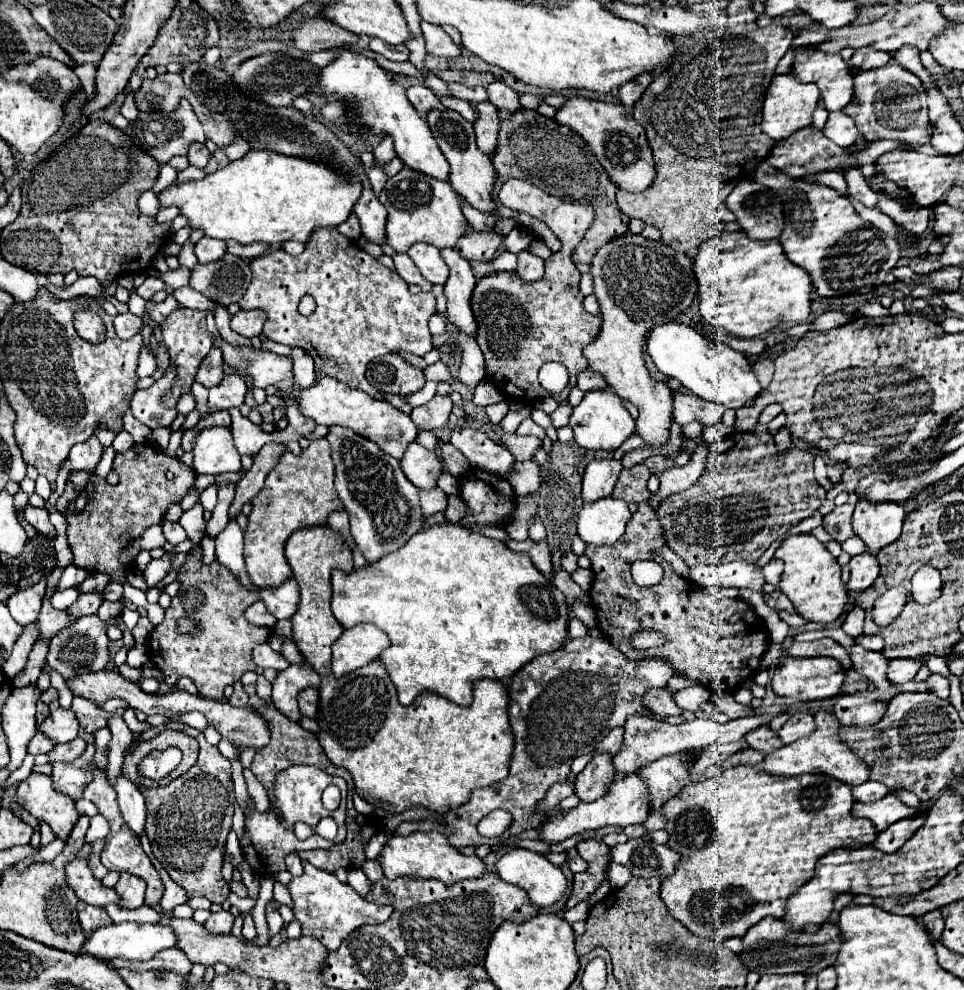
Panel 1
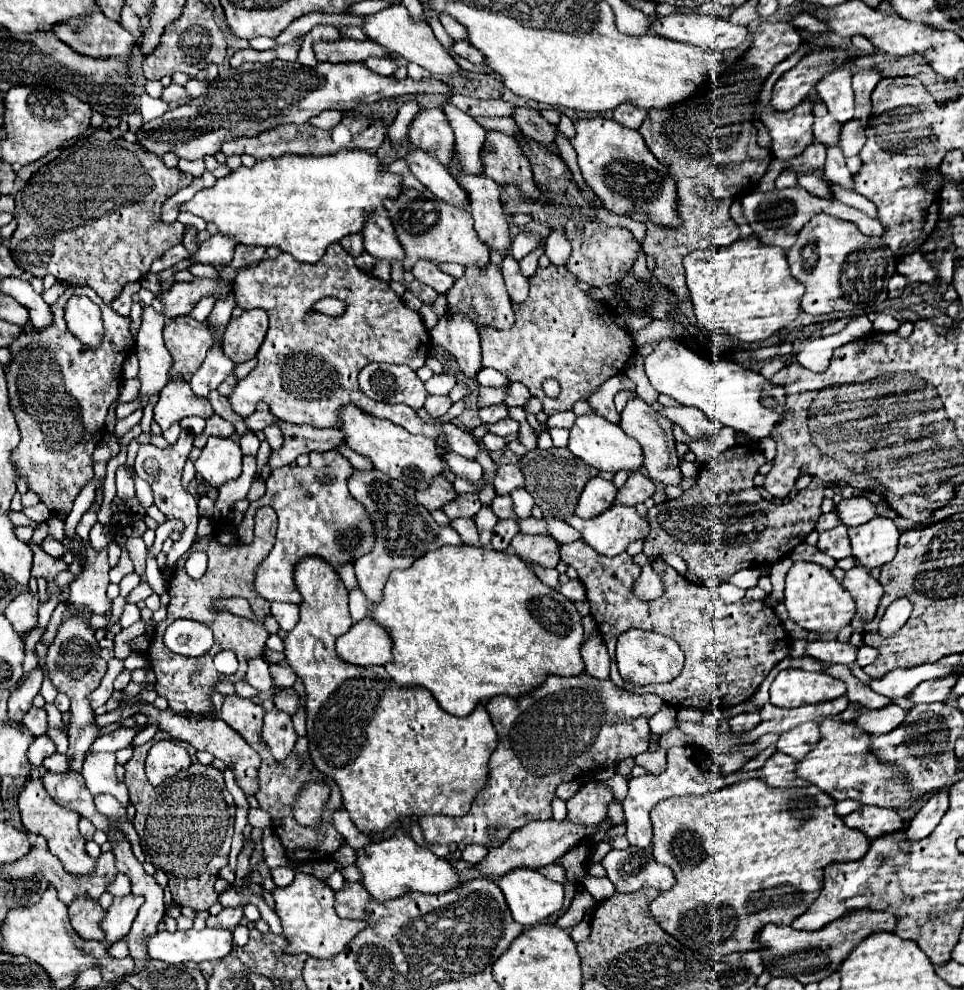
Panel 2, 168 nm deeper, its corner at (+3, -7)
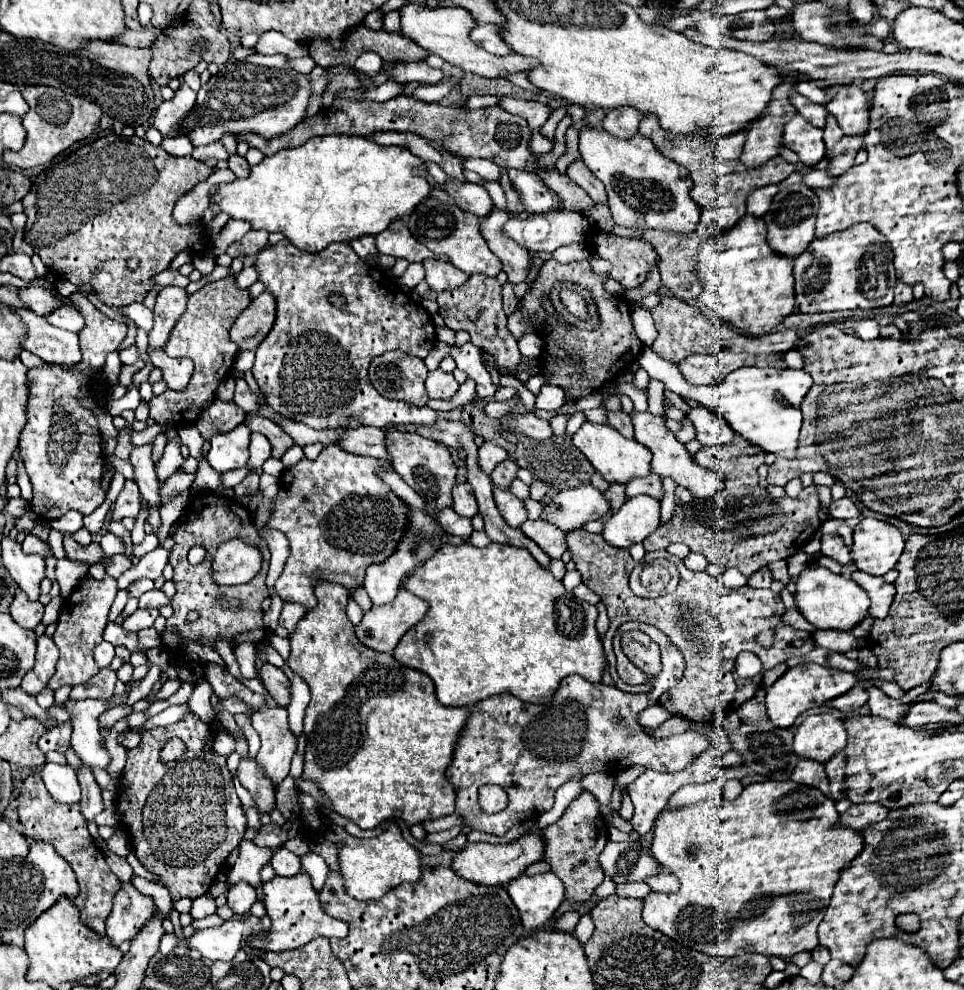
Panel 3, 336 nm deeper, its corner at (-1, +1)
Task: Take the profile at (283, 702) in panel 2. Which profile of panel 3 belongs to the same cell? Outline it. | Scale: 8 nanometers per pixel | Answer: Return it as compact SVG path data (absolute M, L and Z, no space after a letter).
M264 663L260 681L264 683L266 691L272 695L272 699L274 699L278 705L288 707L288 703L290 703L290 699L292 699L292 693L290 693L290 681L288 681L288 677L284 675L282 669L278 669L278 667L270 665L270 663Z

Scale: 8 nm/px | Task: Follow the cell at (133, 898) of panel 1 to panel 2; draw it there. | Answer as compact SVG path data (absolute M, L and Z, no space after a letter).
M136 895L114 897L114 901L108 907L108 913L106 913L106 917L102 919L102 925L100 925L102 931L106 933L106 941L110 945L128 935L130 925L132 925L142 903L144 903L144 897L136 897Z

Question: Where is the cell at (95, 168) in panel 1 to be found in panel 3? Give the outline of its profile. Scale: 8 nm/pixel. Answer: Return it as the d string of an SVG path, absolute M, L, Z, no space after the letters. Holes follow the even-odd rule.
M104 135L92 143L82 145L78 151L70 153L60 163L44 169L32 183L30 193L22 199L24 215L28 217L24 243L40 255L44 265L62 279L84 285L90 283L96 289L96 295L102 303L110 307L124 307L134 301L144 301L144 295L152 289L150 277L158 271L168 269L170 261L182 249L192 249L194 253L206 251L210 239L204 225L180 227L172 219L174 203L180 195L192 189L196 183L204 181L212 169L194 157L174 157L168 155L162 147L152 145L148 139L140 137L122 137L122 135ZM140 255L136 271L128 269L128 259Z

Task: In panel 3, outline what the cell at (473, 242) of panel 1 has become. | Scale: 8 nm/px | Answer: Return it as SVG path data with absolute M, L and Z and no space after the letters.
M474 273L468 277L468 281L462 287L456 289L446 289L438 293L438 305L440 305L440 315L446 323L446 327L458 331L466 331L470 335L470 341L478 345L482 351L494 353L496 365L500 369L508 369L520 363L520 351L516 339L510 335L506 329L506 313L502 309L502 285L498 283L496 277L486 277L482 273Z

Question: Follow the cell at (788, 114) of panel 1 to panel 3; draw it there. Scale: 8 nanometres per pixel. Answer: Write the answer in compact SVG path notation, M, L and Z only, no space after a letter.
M796 113L786 123L782 139L786 147L798 153L804 165L816 165L826 155L824 141L822 141L822 129L810 125L800 113Z

